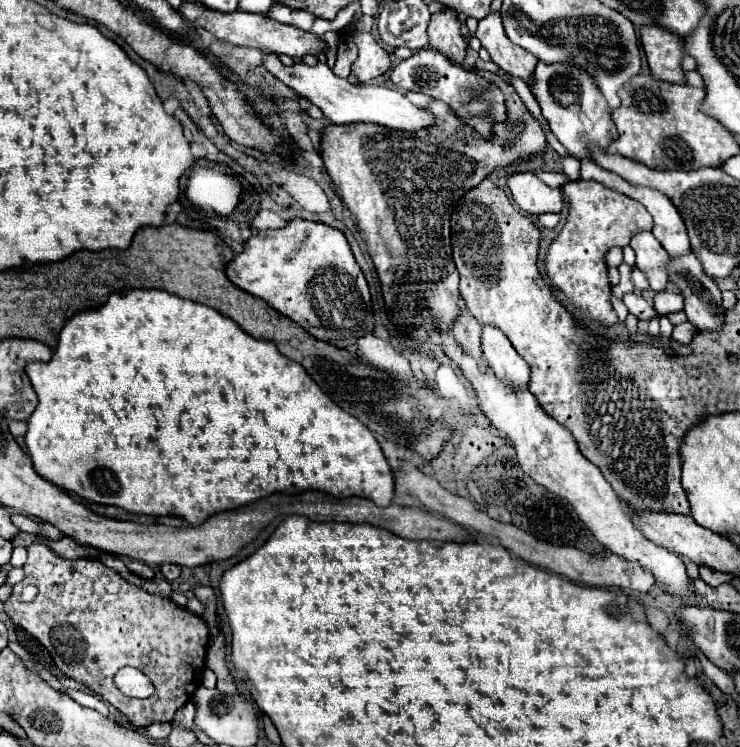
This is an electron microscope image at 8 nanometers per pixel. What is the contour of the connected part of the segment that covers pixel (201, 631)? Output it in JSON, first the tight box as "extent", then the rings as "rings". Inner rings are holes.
{"extent":[4,543,210,729],"rings":[[[44,543],[28,547],[24,573],[26,579],[14,585],[12,597],[4,601],[4,611],[48,649],[56,667],[66,677],[98,693],[124,713],[134,727],[146,729],[156,721],[172,723],[174,713],[186,705],[202,685],[206,647],[210,641],[206,621],[178,607],[172,599],[130,585],[100,561],[60,559]],[[26,585],[38,589],[36,601],[32,603],[20,601]],[[126,665],[142,669],[142,673],[150,677],[156,689],[152,697],[132,699],[114,685],[114,675]]]}

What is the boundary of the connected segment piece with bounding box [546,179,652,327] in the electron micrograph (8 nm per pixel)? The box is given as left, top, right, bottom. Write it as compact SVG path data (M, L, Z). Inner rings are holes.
M584 179L576 181L576 183L570 181L570 183L562 185L562 191L564 191L566 199L570 201L570 213L568 213L568 221L562 227L560 235L556 237L556 241L548 249L548 255L546 255L548 277L576 307L588 311L598 323L610 327L612 323L618 321L618 317L616 317L616 311L612 309L612 305L608 301L610 281L608 281L608 267L604 263L604 253L612 247L628 245L632 235L636 235L638 231L650 231L652 229L650 213L638 201L634 201L626 195L618 195L616 191L610 191L608 187L602 187L602 183L596 183L596 181L584 181Z

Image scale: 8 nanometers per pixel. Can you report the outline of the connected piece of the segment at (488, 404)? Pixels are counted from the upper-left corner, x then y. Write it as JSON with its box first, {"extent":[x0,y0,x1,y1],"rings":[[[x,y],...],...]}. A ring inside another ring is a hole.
{"extent":[438,331,696,599],"rings":[[[438,331],[438,333],[440,333],[440,347],[444,349],[444,353],[462,369],[464,377],[472,383],[482,413],[492,421],[492,425],[502,435],[506,435],[514,443],[514,449],[518,455],[518,465],[522,467],[522,471],[526,475],[530,475],[536,483],[546,487],[550,493],[568,499],[572,503],[574,511],[578,513],[578,517],[582,519],[582,523],[594,533],[594,537],[608,551],[650,569],[652,575],[656,577],[656,585],[662,587],[664,591],[668,591],[670,595],[676,595],[682,599],[694,599],[696,595],[688,587],[686,569],[684,569],[684,563],[680,561],[680,557],[676,553],[670,553],[668,549],[654,545],[630,523],[630,517],[626,515],[626,511],[622,511],[620,499],[614,493],[614,489],[610,487],[610,483],[604,479],[602,471],[596,465],[592,465],[578,451],[578,445],[576,445],[574,437],[570,435],[570,431],[566,427],[562,427],[560,423],[556,423],[542,409],[542,405],[530,393],[530,389],[516,387],[516,391],[514,391],[514,387],[502,383],[488,365],[484,365],[484,369],[480,369],[478,361],[472,359],[470,355],[466,355],[466,351],[450,335],[450,331]]]}

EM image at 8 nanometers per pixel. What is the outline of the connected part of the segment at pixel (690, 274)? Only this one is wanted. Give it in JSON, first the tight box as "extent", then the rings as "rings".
{"extent":[668,253,724,331],"rings":[[[686,253],[682,257],[672,257],[668,261],[668,281],[674,283],[682,297],[684,297],[684,311],[688,315],[688,321],[696,327],[696,329],[708,329],[708,331],[718,331],[724,323],[724,307],[722,307],[722,299],[720,299],[720,287],[718,283],[708,277],[702,269],[700,259],[694,253]]]}

